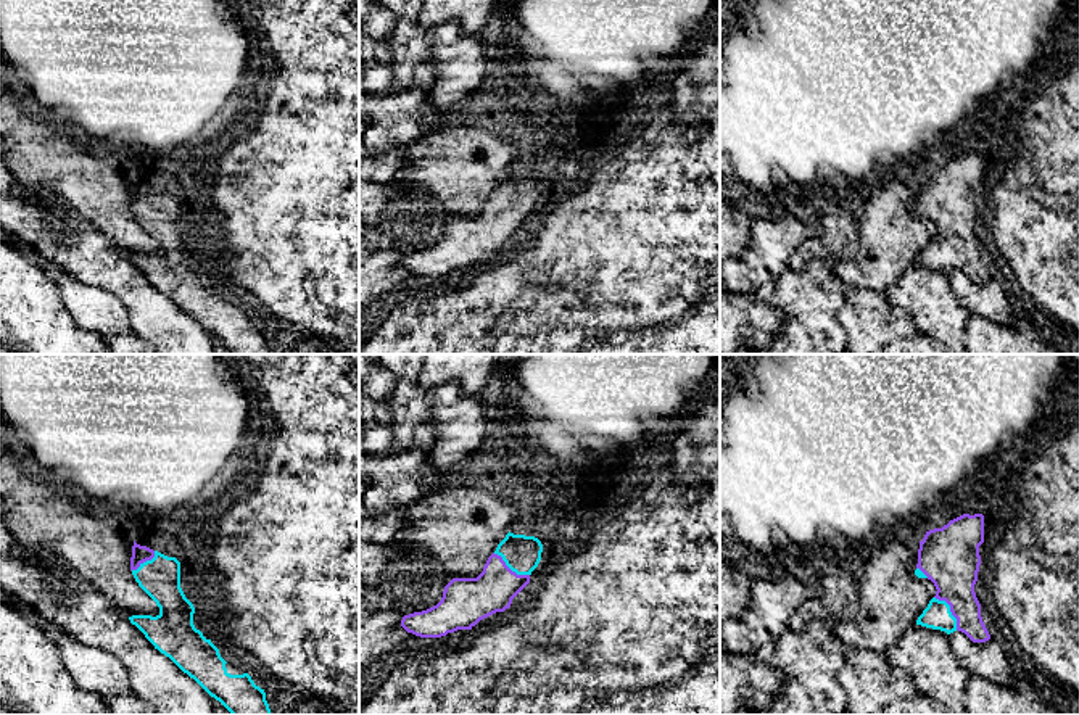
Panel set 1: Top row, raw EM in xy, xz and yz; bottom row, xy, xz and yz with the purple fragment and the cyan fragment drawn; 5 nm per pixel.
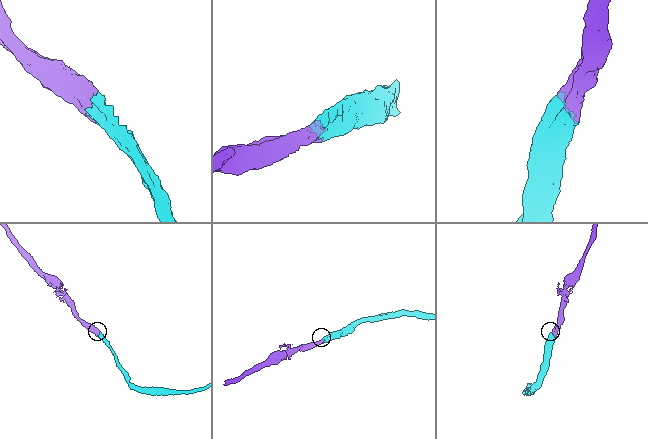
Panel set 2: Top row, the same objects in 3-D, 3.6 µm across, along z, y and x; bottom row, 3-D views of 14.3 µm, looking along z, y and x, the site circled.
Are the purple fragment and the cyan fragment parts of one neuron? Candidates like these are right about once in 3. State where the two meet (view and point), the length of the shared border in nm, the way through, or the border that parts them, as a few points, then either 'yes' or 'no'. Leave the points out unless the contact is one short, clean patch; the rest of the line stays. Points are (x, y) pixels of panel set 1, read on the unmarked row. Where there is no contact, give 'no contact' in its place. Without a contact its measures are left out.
meets purple in xz at (509, 208); contact 220 nm long; yes

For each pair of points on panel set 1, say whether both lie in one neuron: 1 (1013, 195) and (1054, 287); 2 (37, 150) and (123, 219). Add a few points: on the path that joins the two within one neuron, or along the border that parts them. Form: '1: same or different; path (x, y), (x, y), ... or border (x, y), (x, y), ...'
1: same; path (1025, 218), (1041, 234), (1042, 264)
2: same; path (58, 163), (71, 168), (102, 198)

